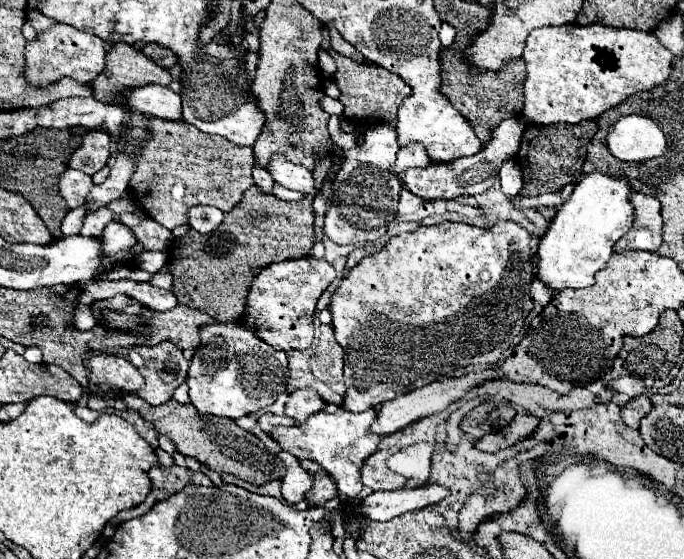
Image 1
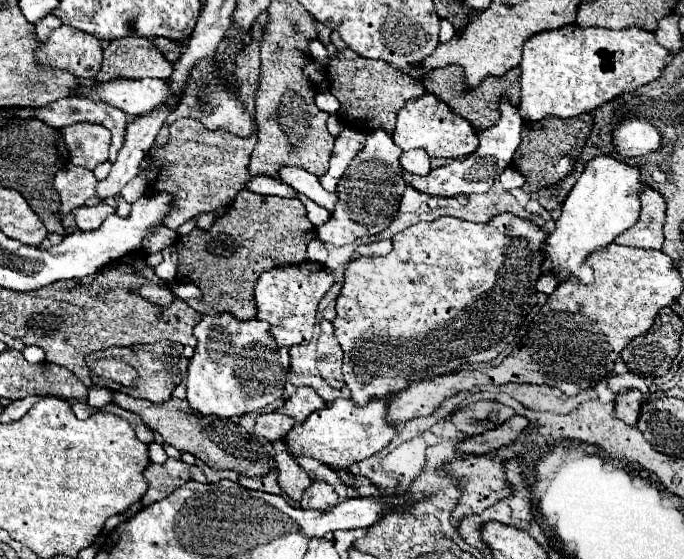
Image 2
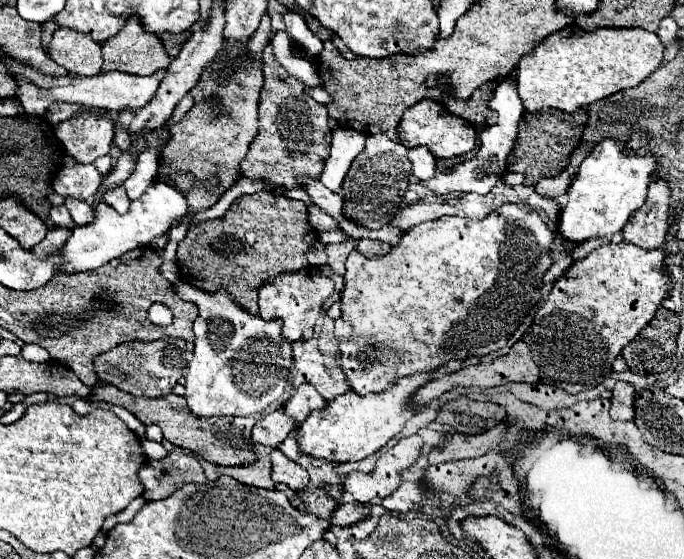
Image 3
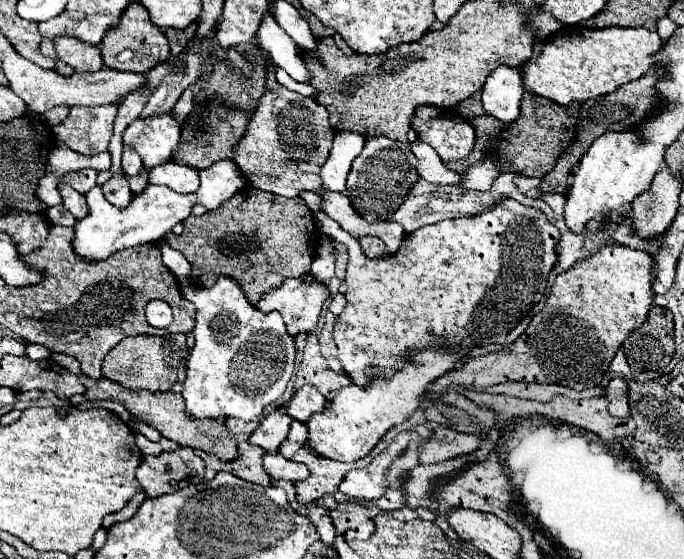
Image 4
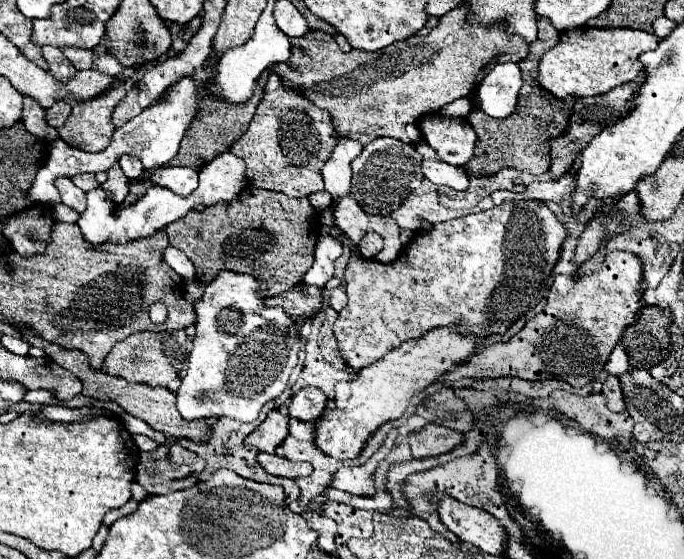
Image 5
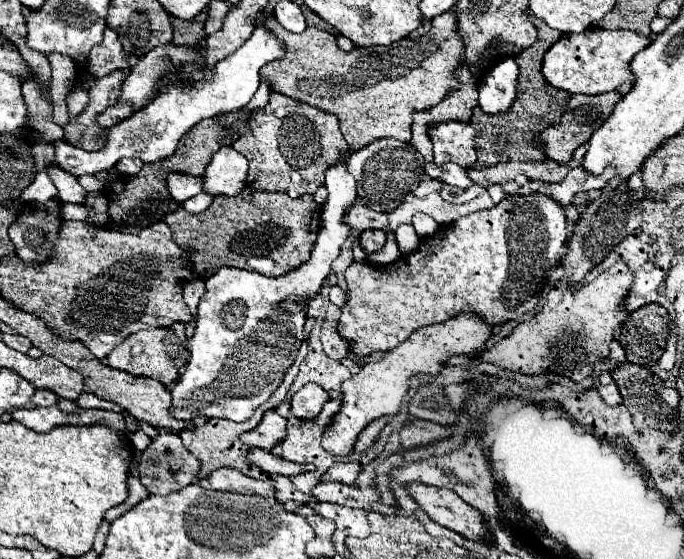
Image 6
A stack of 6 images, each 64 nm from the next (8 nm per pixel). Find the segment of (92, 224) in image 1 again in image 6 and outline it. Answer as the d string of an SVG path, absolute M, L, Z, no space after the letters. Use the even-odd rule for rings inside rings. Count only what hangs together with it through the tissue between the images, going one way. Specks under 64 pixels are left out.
M48 164L46 170L48 170L50 180L58 188L58 196L64 198L64 202L76 202L76 204L84 202L86 192L80 186L80 182L78 182L76 176L72 176L70 172L66 172L62 168L56 168L56 164Z

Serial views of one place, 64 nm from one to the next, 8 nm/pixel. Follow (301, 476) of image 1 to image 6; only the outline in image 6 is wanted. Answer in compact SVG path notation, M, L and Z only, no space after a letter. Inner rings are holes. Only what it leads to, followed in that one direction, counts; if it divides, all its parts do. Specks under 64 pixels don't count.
M252 448L252 450L248 450L246 460L248 460L250 464L256 464L260 470L264 470L264 472L268 472L268 474L276 472L276 474L292 476L292 474L300 474L300 472L304 472L304 470L314 470L312 464L310 464L310 466L300 466L300 464L288 462L288 460L284 460L284 458L280 458L280 456L274 456L272 452L262 450L262 448Z

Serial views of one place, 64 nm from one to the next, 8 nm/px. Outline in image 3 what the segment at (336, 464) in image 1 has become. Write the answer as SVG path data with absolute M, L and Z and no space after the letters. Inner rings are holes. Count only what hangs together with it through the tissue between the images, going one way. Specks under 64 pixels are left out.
M436 370L432 372L418 372L400 378L394 386L386 388L378 394L358 396L354 390L336 396L324 410L312 412L302 424L298 434L298 444L304 454L318 456L330 462L354 462L370 456L378 448L382 448L392 436L396 436L404 424L416 414L412 410L412 398L416 388L424 386L426 382L434 380Z

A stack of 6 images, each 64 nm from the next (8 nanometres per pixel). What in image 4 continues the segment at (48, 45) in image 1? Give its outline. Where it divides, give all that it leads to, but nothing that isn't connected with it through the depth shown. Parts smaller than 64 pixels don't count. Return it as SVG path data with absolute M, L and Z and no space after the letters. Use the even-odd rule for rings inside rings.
M62 36L54 42L58 58L62 58L66 64L70 64L76 72L96 72L104 66L100 48L80 44L80 40L72 36Z

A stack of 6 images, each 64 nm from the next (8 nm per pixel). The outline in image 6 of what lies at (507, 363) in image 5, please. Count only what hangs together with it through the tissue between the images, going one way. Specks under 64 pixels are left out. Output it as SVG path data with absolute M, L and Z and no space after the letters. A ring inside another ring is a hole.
M622 260L610 270L604 270L596 280L584 286L556 284L546 298L544 308L528 322L520 322L510 336L502 338L494 348L480 354L480 360L496 366L524 372L542 374L558 372L570 376L574 382L592 374L596 362L608 358L608 342L624 322L622 302L632 284L632 272Z

